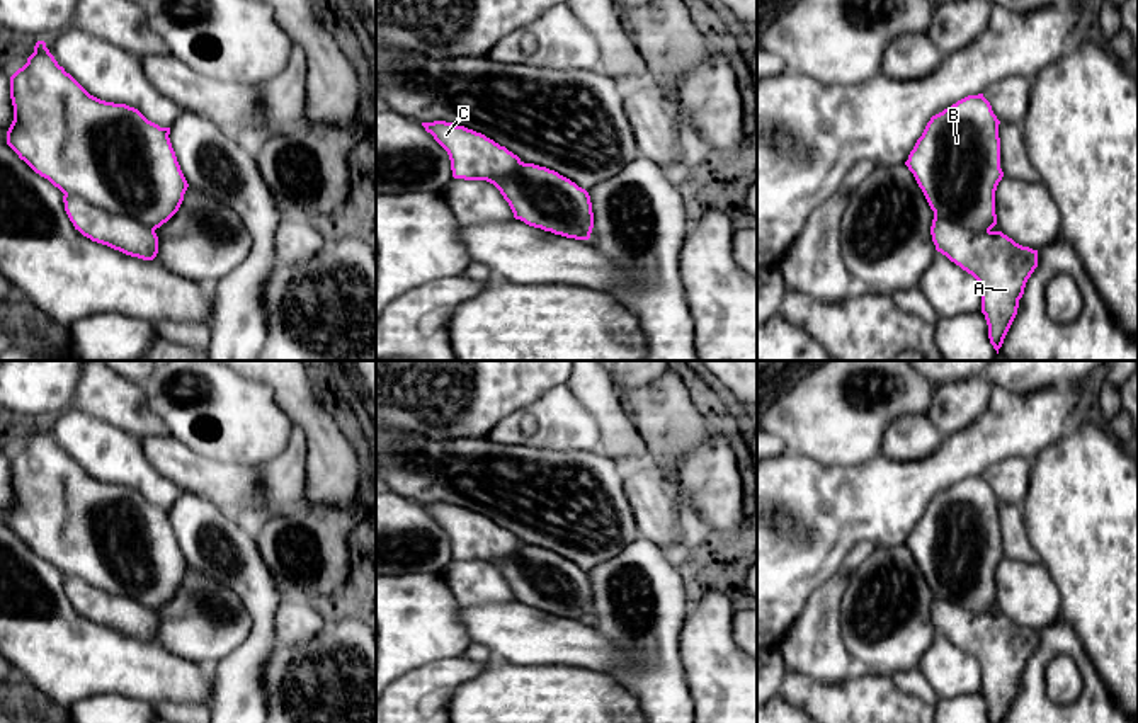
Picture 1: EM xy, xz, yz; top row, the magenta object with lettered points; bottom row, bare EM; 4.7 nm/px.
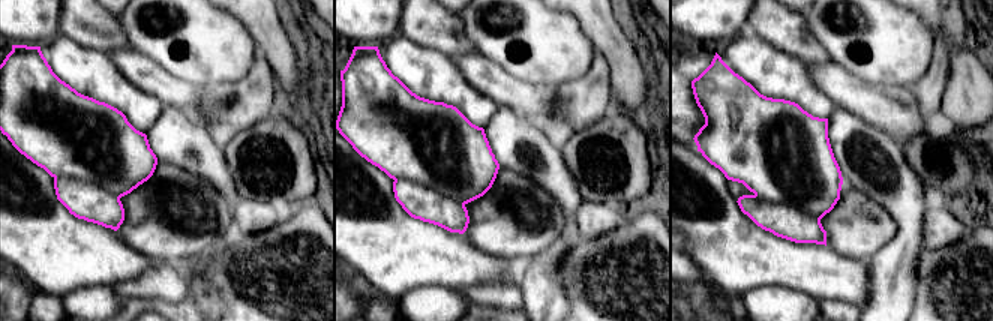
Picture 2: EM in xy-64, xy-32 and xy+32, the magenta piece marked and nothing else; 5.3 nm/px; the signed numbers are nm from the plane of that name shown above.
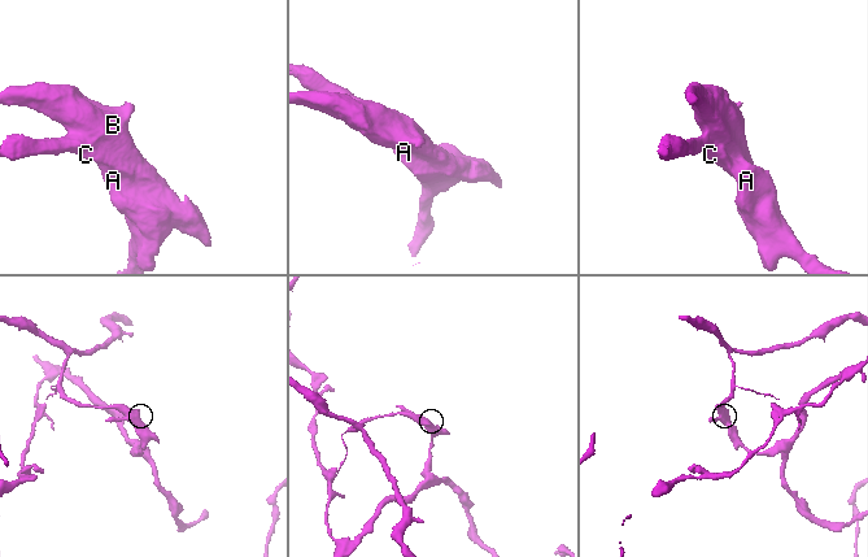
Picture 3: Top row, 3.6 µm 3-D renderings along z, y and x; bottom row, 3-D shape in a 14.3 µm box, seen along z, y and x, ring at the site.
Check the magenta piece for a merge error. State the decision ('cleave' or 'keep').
cleave

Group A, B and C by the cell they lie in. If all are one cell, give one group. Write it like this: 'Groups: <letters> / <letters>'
Groups: A C / B

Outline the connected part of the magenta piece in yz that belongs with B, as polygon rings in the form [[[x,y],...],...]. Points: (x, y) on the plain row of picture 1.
[[[983,475],[930,498],[905,546],[934,597],[975,614],[997,606],[995,572],[1004,558],[999,505]]]

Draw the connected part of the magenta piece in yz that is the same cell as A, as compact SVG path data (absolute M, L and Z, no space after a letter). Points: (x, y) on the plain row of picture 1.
M934 597L930 616L937 633L980 663L988 720L1004 723L1026 663L1038 648L1038 631L1016 624L1002 612L975 614L941 597Z

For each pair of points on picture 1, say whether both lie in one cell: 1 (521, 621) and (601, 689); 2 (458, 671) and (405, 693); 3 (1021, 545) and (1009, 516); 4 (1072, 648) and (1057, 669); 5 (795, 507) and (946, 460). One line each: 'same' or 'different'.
1: different
2: same
3: same
4: different
5: same

